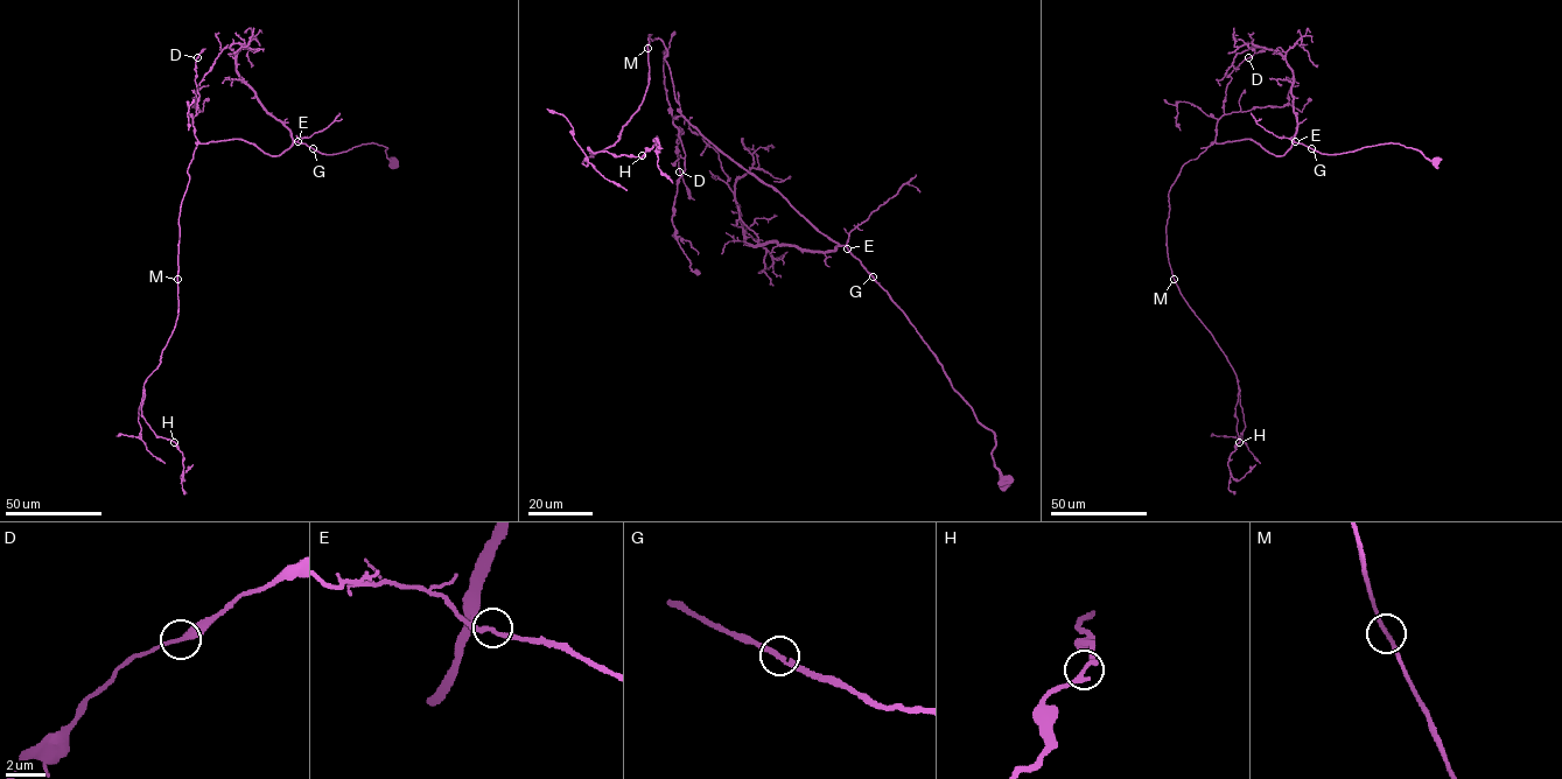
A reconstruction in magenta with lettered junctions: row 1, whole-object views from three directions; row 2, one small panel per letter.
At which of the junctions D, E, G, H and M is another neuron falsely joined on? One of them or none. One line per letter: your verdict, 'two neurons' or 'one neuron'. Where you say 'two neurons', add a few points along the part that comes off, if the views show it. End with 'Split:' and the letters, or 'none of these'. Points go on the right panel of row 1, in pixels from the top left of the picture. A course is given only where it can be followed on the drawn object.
D: one neuron
E: one neuron
G: one neuron
H: one neuron
M: one neuron
Split: none of these

